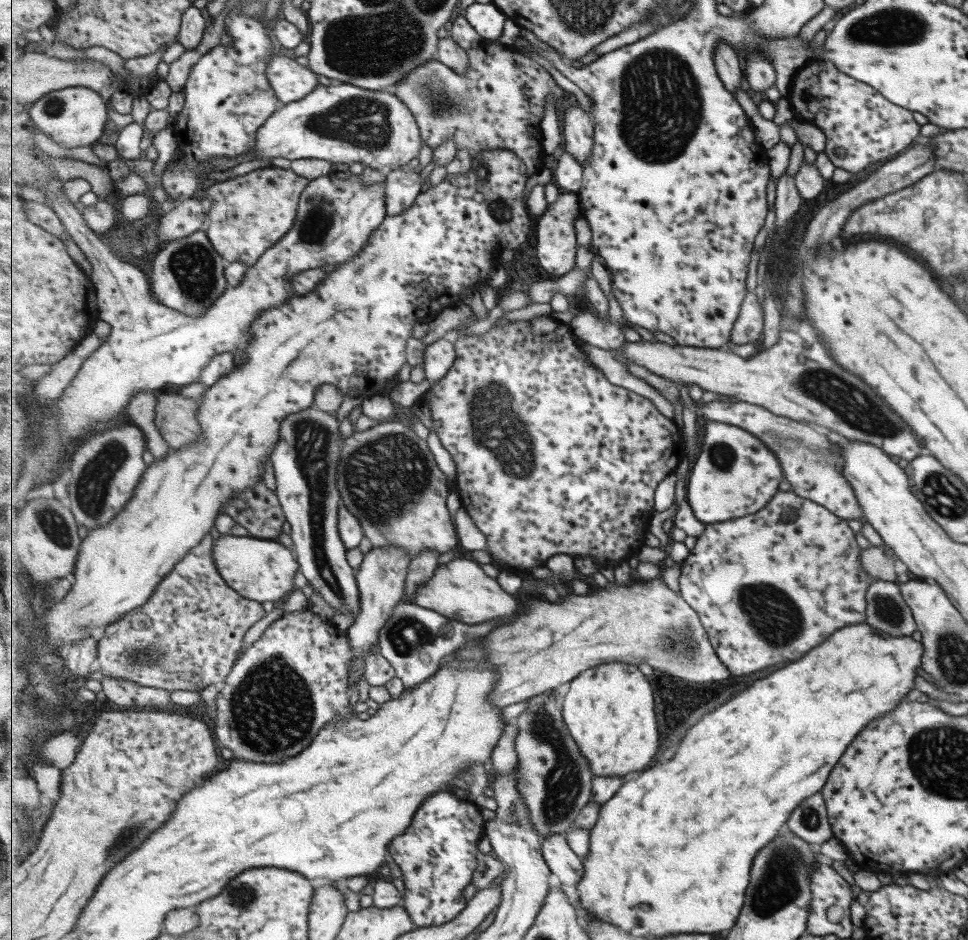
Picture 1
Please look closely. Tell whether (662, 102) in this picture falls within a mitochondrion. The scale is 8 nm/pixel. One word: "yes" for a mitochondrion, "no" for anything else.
yes

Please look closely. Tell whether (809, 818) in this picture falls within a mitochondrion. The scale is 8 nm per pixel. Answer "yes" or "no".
yes

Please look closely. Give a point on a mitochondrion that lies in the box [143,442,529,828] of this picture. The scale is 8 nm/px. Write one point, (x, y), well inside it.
(272, 710)

